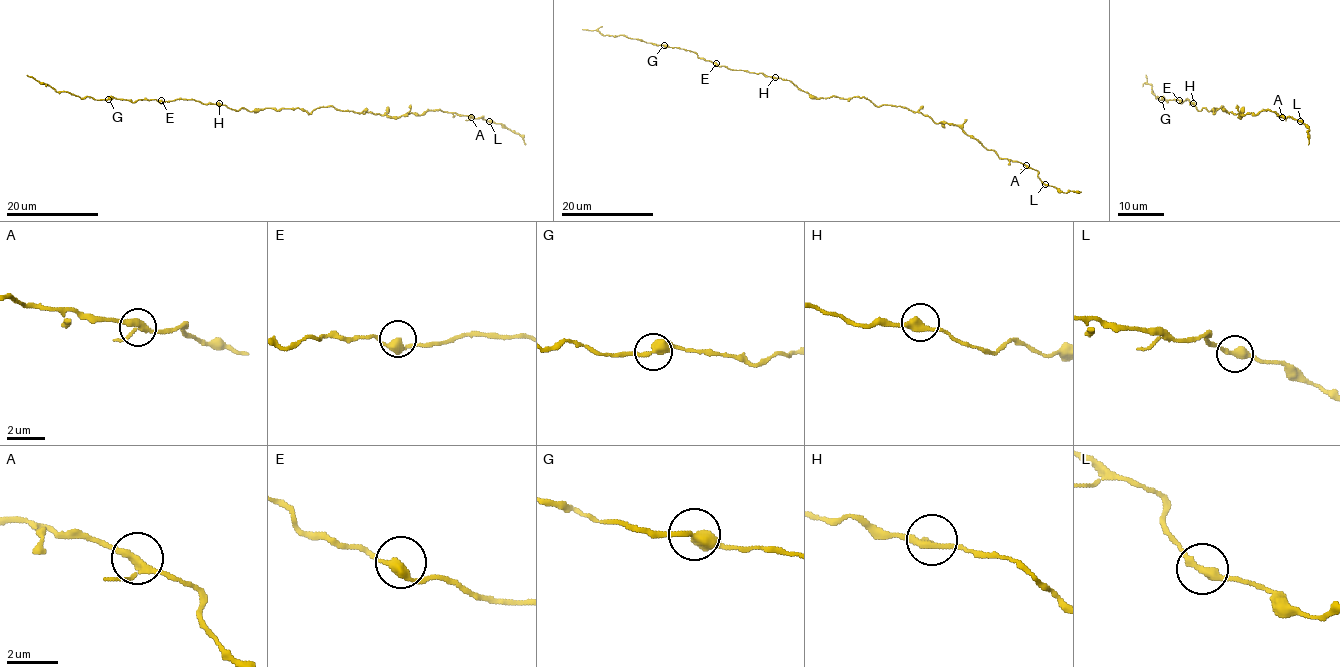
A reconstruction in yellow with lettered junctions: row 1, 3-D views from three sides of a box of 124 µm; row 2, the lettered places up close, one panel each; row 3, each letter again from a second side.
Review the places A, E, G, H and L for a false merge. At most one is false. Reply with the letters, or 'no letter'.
no letter

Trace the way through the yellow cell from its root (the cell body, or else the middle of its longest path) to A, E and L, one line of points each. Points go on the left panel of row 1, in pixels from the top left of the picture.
A: (285, 109), (299, 108), (311, 112), (321, 107), (334, 107), (392, 117), (442, 110), (471, 117)
E: (285, 109), (234, 110), (187, 99), (161, 100)
L: (285, 109), (299, 108), (311, 112), (321, 107), (334, 107), (392, 117), (442, 110), (482, 117), (489, 122)

